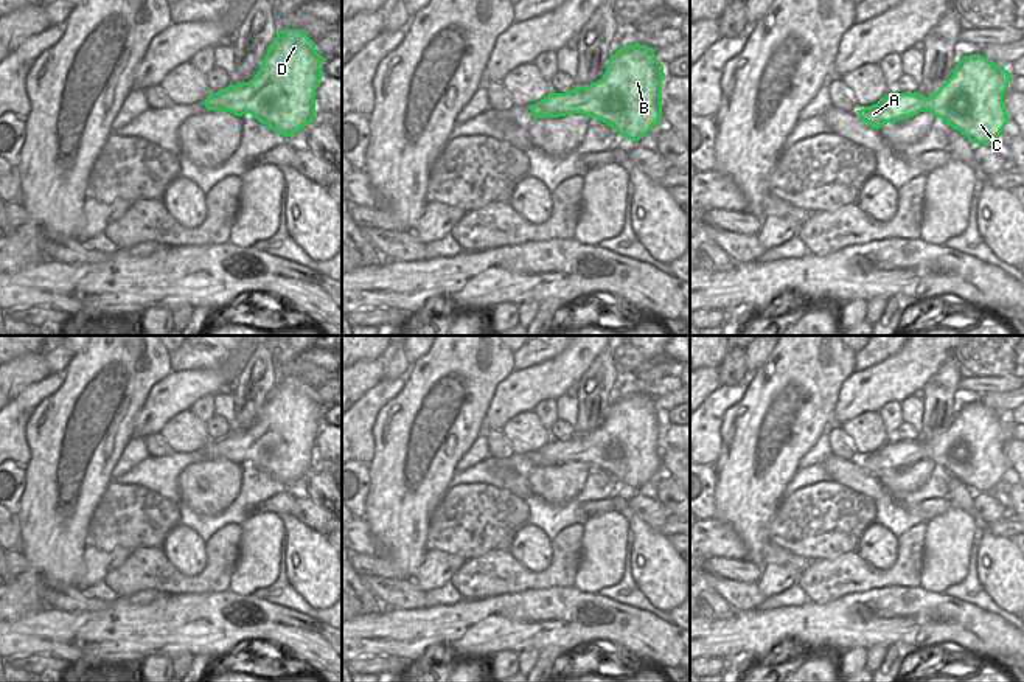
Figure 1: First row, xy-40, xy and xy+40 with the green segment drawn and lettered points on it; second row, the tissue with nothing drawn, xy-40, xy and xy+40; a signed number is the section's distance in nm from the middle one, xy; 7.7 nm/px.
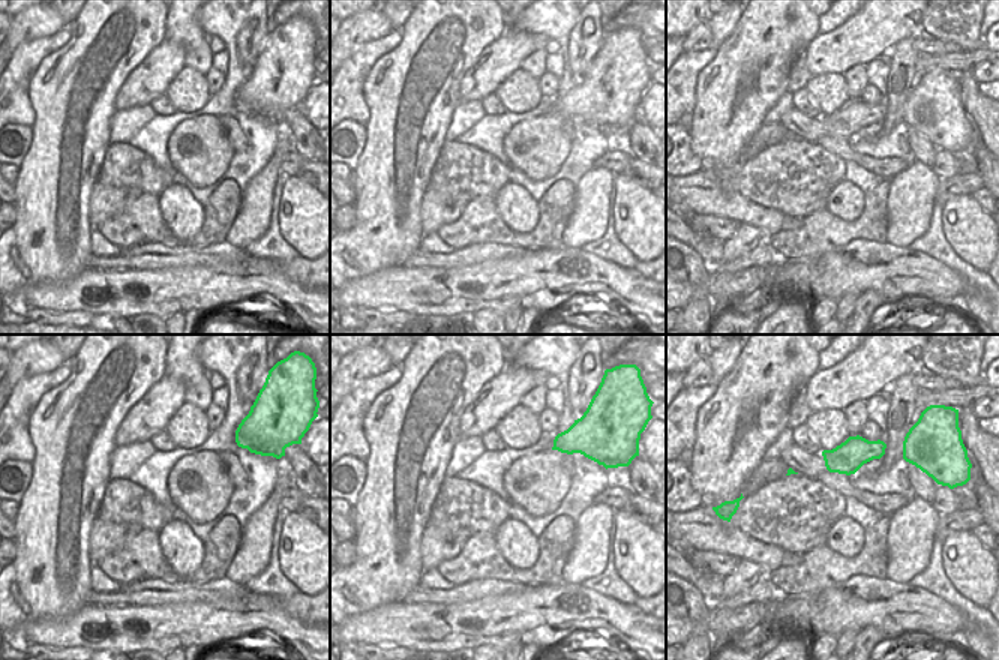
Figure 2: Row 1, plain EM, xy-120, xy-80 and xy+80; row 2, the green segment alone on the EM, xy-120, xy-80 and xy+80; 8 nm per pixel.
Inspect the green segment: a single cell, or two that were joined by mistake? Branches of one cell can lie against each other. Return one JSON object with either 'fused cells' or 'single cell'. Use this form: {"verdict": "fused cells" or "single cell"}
{"verdict": "single cell"}

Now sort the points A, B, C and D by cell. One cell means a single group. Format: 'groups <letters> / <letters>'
groups A B C D

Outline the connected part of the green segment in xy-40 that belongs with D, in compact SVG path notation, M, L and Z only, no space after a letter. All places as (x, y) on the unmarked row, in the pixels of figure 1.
M283 378L267 398L258 421L249 430L210 441L207 458L250 461L283 485L291 485L315 466L315 438L322 429L320 404L300 378Z

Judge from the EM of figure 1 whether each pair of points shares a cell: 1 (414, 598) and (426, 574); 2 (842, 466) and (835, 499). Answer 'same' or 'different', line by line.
1: different
2: different

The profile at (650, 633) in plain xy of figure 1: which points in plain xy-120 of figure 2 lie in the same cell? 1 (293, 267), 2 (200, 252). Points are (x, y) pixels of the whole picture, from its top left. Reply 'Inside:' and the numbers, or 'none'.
Inside: none

